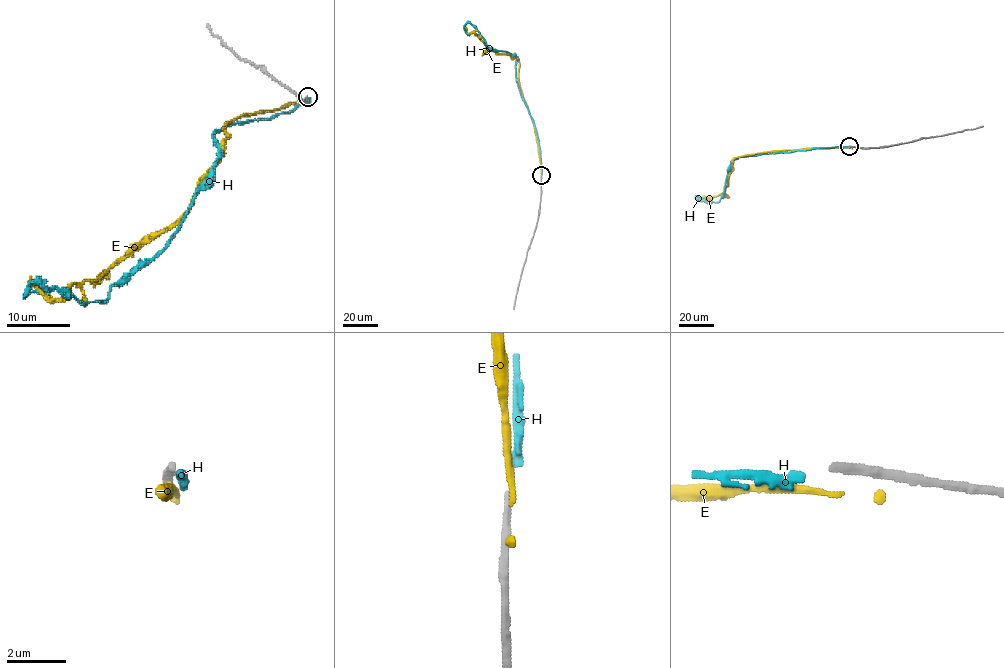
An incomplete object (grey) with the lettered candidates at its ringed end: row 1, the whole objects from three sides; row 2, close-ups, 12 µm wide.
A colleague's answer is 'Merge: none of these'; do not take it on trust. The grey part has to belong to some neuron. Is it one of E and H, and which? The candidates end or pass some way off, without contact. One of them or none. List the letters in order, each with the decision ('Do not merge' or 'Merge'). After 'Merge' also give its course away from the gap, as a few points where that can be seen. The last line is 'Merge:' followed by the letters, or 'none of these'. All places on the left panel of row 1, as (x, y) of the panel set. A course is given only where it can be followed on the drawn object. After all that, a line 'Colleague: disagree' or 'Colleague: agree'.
E: Do not merge
H: Do not merge
Merge: none of these
Colleague: agree

